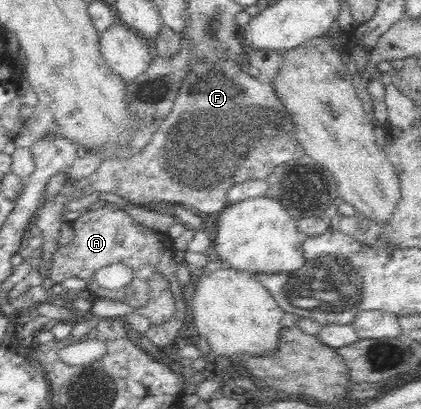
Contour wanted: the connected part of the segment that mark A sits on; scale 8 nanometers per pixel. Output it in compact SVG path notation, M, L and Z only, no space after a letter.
M108 204L105 208L99 208L99 210L93 210L93 212L89 210L85 214L80 214L73 221L73 236L70 243L59 247L52 254L44 272L50 273L48 284L61 284L66 278L75 276L75 278L83 278L89 285L94 281L93 276L99 268L110 264L123 263L132 270L132 279L129 284L122 286L119 290L110 291L109 295L98 296L97 298L111 298L115 301L127 303L127 305L133 307L133 310L147 304L147 300L149 300L149 278L155 272L160 272L170 279L170 290L172 290L177 308L174 317L161 324L161 340L155 340L152 343L162 348L171 347L177 341L175 338L177 338L179 330L183 328L183 322L185 322L185 329L189 328L189 308L183 305L182 288L176 278L178 264L172 257L172 252L176 246L176 241L167 232L149 230L146 226L135 222L123 210Z

